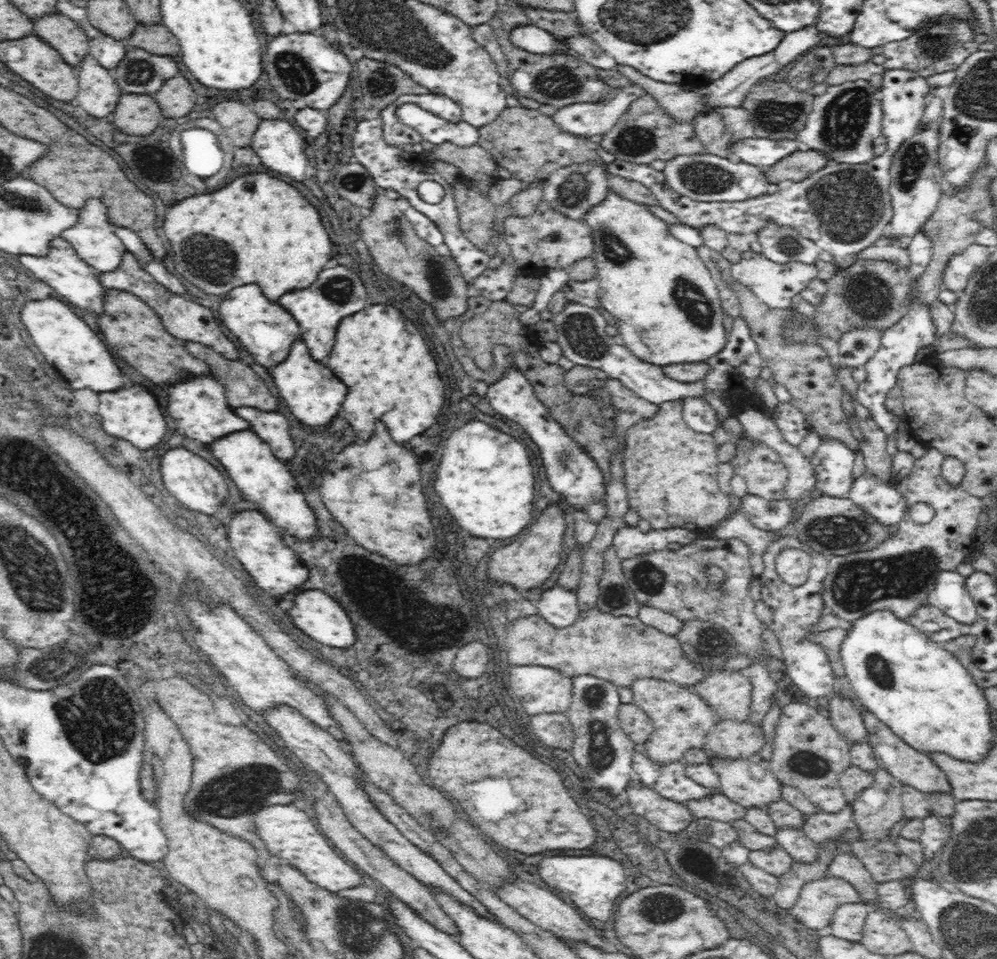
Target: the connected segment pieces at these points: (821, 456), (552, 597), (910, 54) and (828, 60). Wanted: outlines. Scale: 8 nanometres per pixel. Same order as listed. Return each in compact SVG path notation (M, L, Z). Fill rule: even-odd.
M824 438L818 450L809 458L814 471L816 471L816 490L822 490L832 497L847 496L851 489L854 478L852 478L852 468L855 466L856 451L846 446L842 441Z
M552 584L538 601L534 601L538 616L555 628L568 628L578 619L581 612L578 607L577 594Z
M942 19L937 22L935 27L932 27L930 22L930 27L920 27L918 30L914 31L913 35L910 35L904 40L896 41L893 44L886 43L883 46L885 50L884 58L886 58L886 60L884 60L882 66L885 70L896 70L896 68L898 68L917 72L925 79L933 74L948 72L948 70L956 70L956 67L960 66L960 64L966 60L967 56L970 56L973 52L978 51L980 43L974 40L976 32L974 31L974 27L970 27L970 23L966 23L966 21L954 23L954 19L948 19L947 22L949 24L948 26L944 25L944 19Z
M830 42L807 50L797 58L790 68L785 82L792 88L810 91L816 84L822 84L828 73L836 66Z

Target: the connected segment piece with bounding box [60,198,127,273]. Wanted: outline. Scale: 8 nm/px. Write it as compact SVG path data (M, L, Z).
M96 198L86 200L84 208L78 209L78 222L62 230L60 236L76 249L81 260L99 273L116 271L121 266L124 252L127 252L124 243L114 233L114 225L108 218L108 207Z

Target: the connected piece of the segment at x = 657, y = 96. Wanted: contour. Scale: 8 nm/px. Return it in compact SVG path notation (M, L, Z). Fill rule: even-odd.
M617 64L615 68L629 78L629 82L651 94L662 111L668 113L672 120L678 123L693 123L697 115L705 113L702 90L686 90L681 84L654 80L631 66Z

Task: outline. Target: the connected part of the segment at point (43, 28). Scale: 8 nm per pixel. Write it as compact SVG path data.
M56 10L32 21L35 34L54 47L69 65L78 66L89 53L87 34L69 16Z

